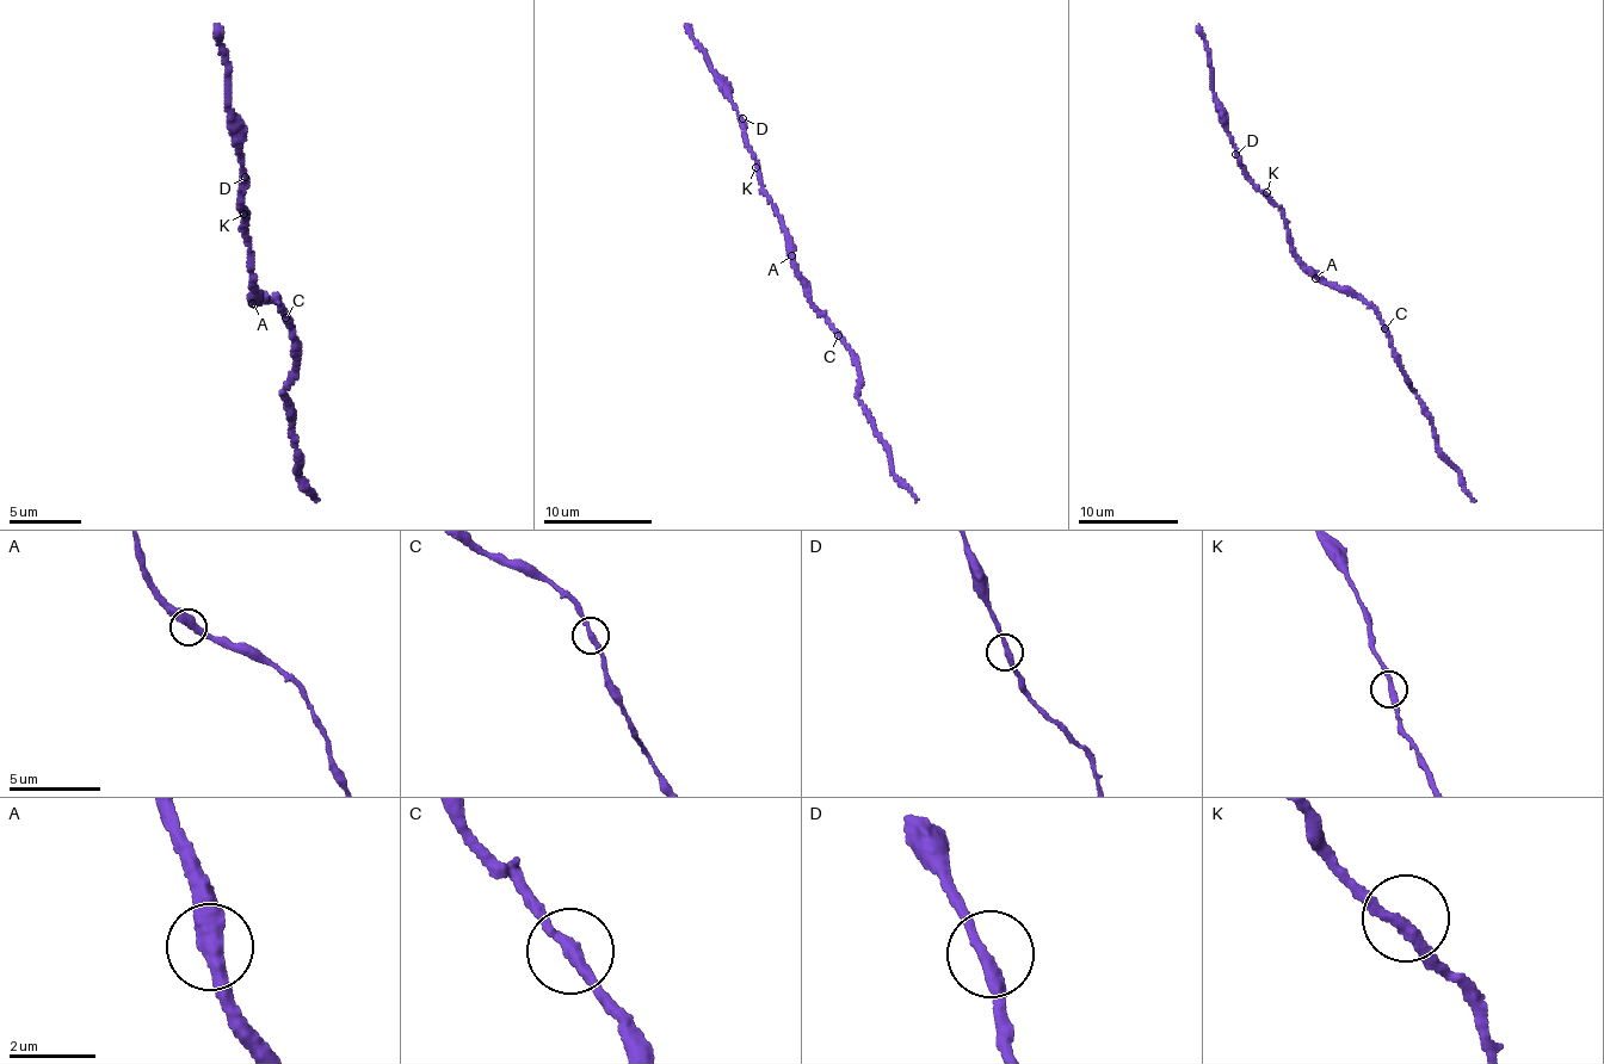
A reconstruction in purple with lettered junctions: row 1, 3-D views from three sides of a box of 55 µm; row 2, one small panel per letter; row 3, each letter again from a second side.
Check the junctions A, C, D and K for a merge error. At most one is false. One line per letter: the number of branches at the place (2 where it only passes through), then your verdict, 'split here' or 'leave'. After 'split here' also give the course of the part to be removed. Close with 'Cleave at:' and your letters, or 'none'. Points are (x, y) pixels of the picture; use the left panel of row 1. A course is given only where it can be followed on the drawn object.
A: branches 2; leave
C: branches 2; leave
D: branches 2; leave
K: branches 2; leave
Cleave at: none

